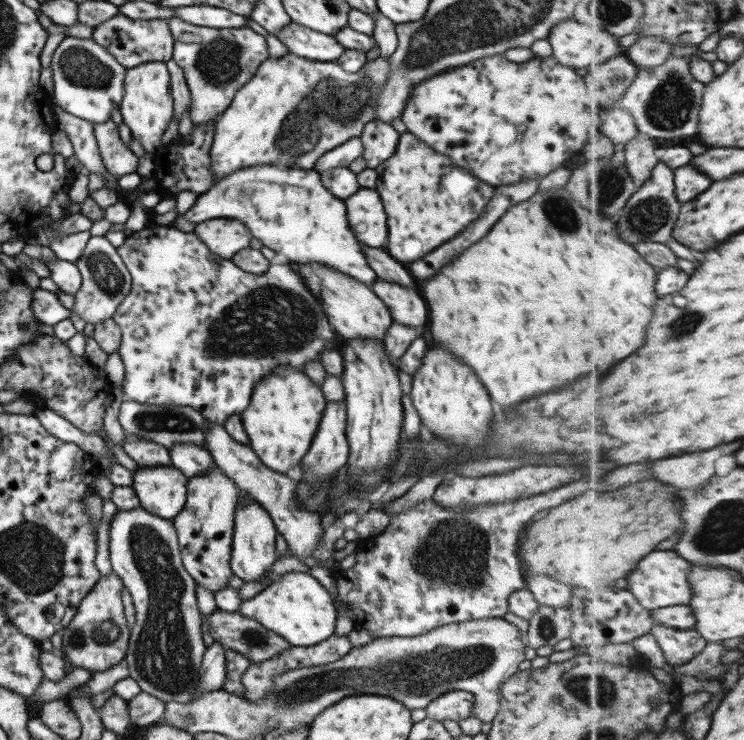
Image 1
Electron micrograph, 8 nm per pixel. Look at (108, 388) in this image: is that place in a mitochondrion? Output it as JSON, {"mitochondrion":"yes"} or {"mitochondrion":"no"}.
{"mitochondrion":"no"}

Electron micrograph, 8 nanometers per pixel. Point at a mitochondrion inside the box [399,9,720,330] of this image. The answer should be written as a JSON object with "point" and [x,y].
{"point":[670,105]}

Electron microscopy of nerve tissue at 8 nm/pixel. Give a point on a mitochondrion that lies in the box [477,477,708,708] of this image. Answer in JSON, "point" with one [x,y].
{"point":[546,629]}

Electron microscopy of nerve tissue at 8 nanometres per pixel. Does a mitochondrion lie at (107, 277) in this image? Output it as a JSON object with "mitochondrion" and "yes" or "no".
{"mitochondrion":"yes"}

